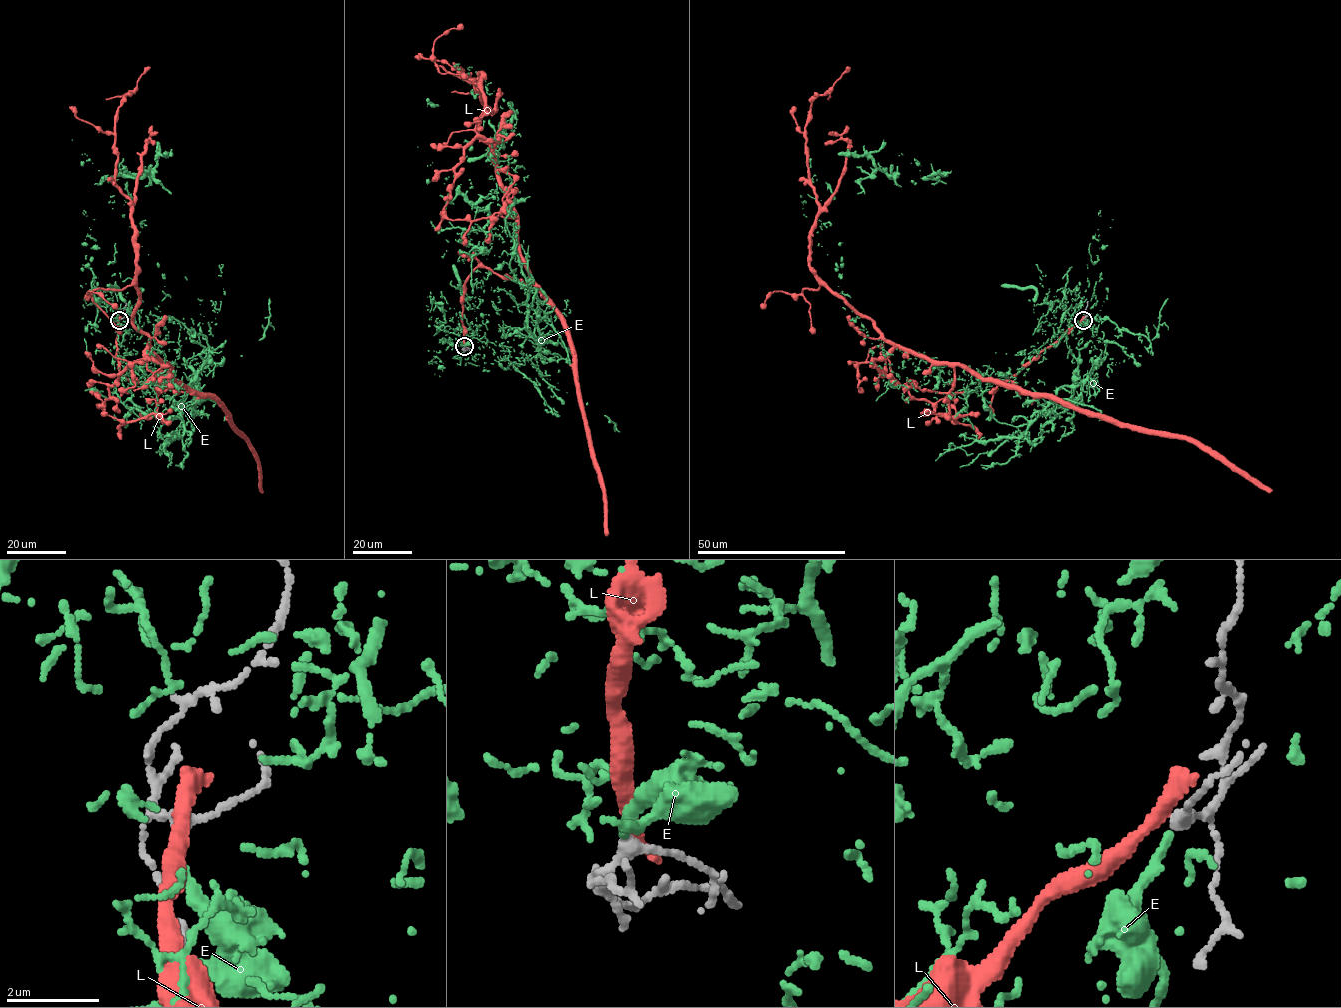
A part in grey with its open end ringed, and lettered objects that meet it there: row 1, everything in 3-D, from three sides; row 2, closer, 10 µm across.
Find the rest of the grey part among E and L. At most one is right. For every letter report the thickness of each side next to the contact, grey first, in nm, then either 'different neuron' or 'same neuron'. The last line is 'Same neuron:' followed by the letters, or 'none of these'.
E: 190/200 nm | same neuron
L: 200/440 nm | different neuron
Same neuron: E

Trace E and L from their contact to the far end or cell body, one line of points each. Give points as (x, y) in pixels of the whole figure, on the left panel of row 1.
E: (118, 320), (115, 369), (166, 382), (145, 364), (164, 277), (130, 195), (154, 171), (100, 183), (72, 140)
L: (118, 319), (126, 378), (186, 391), (133, 323), (135, 226), (115, 183), (116, 114), (150, 67)

